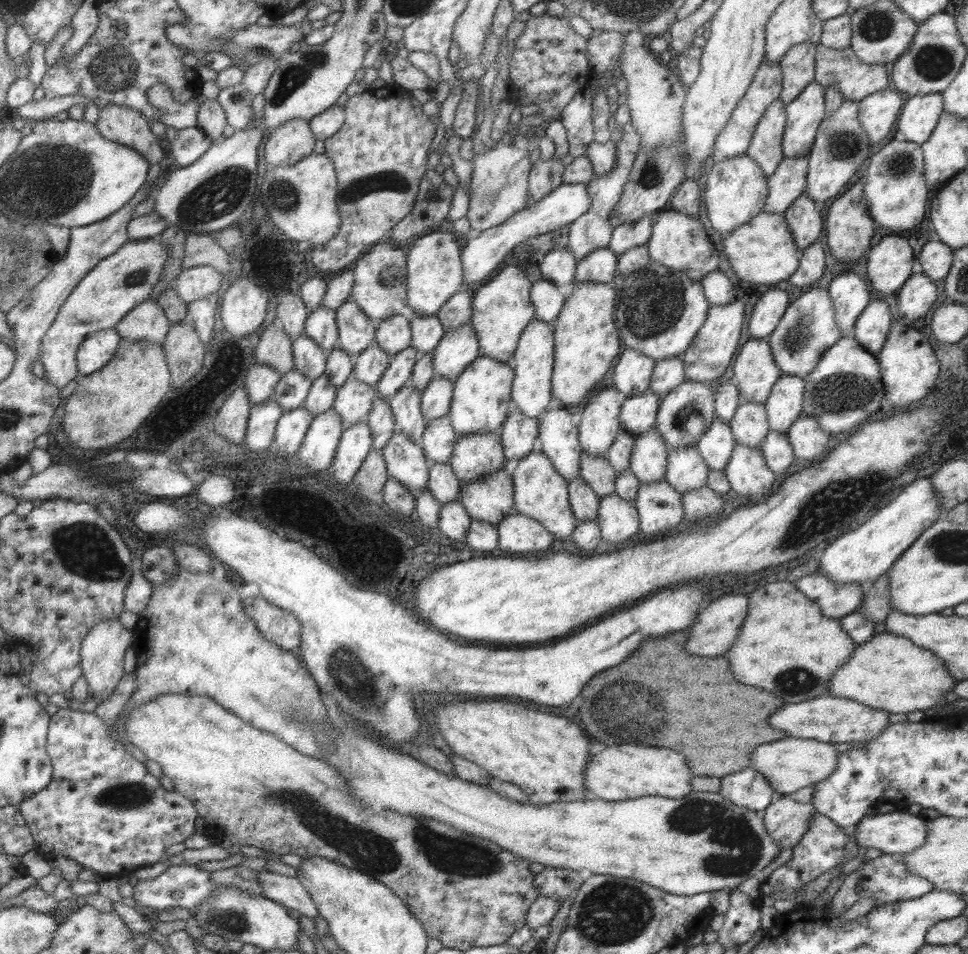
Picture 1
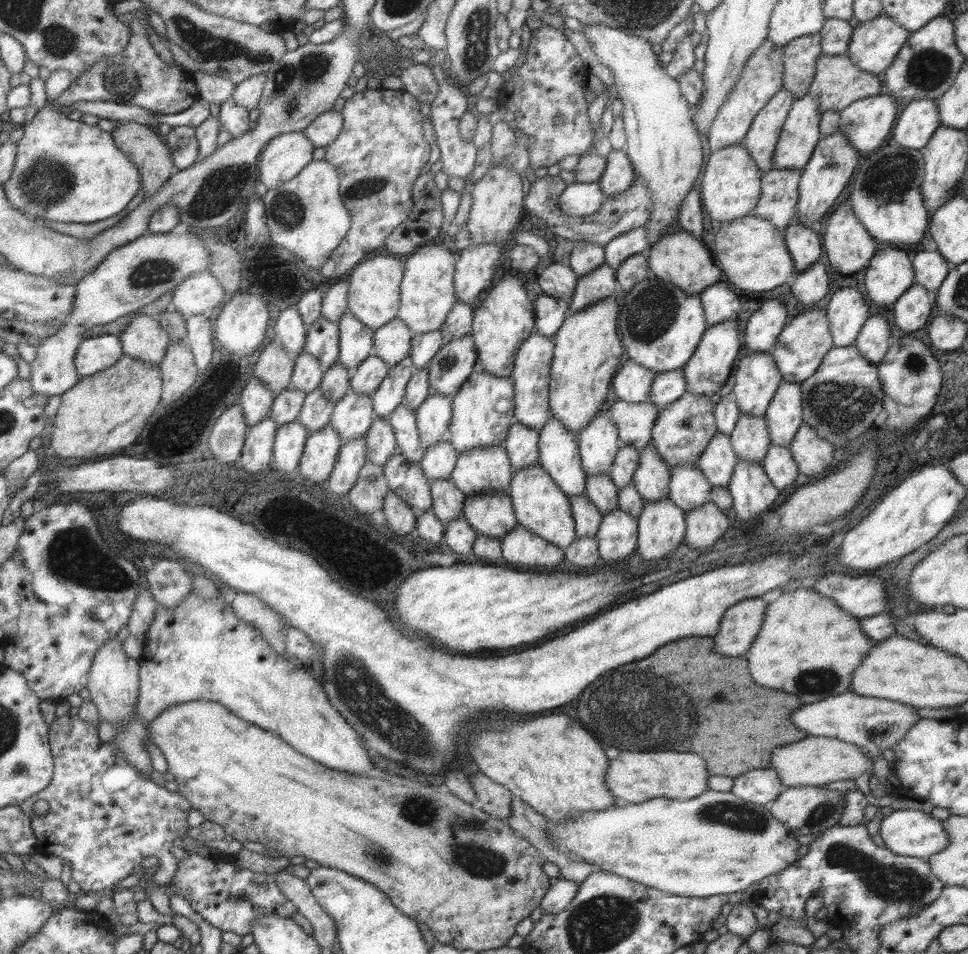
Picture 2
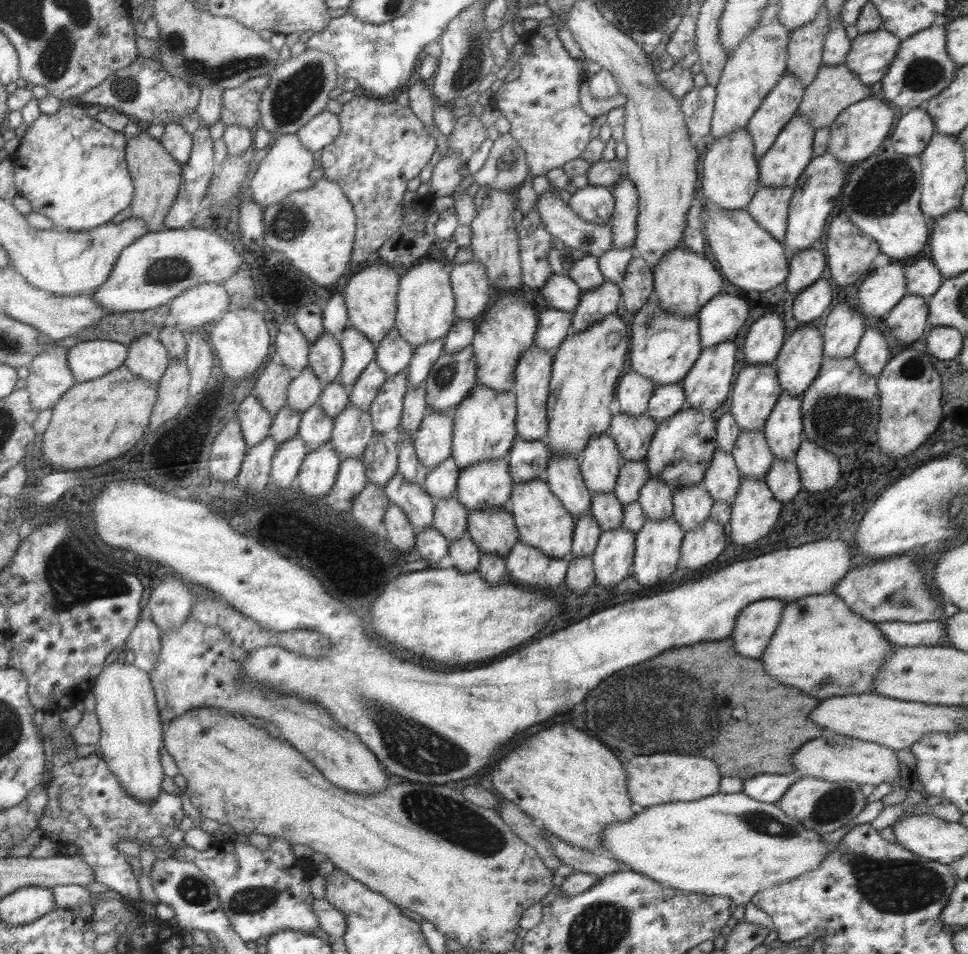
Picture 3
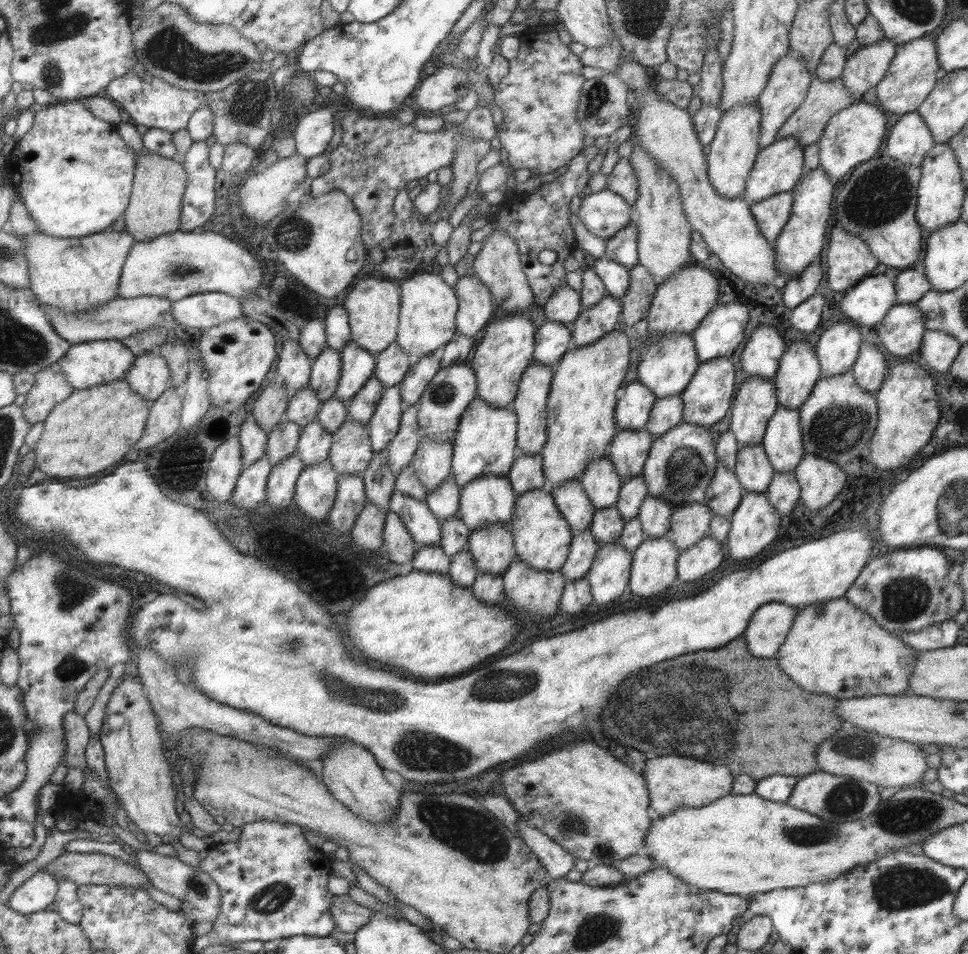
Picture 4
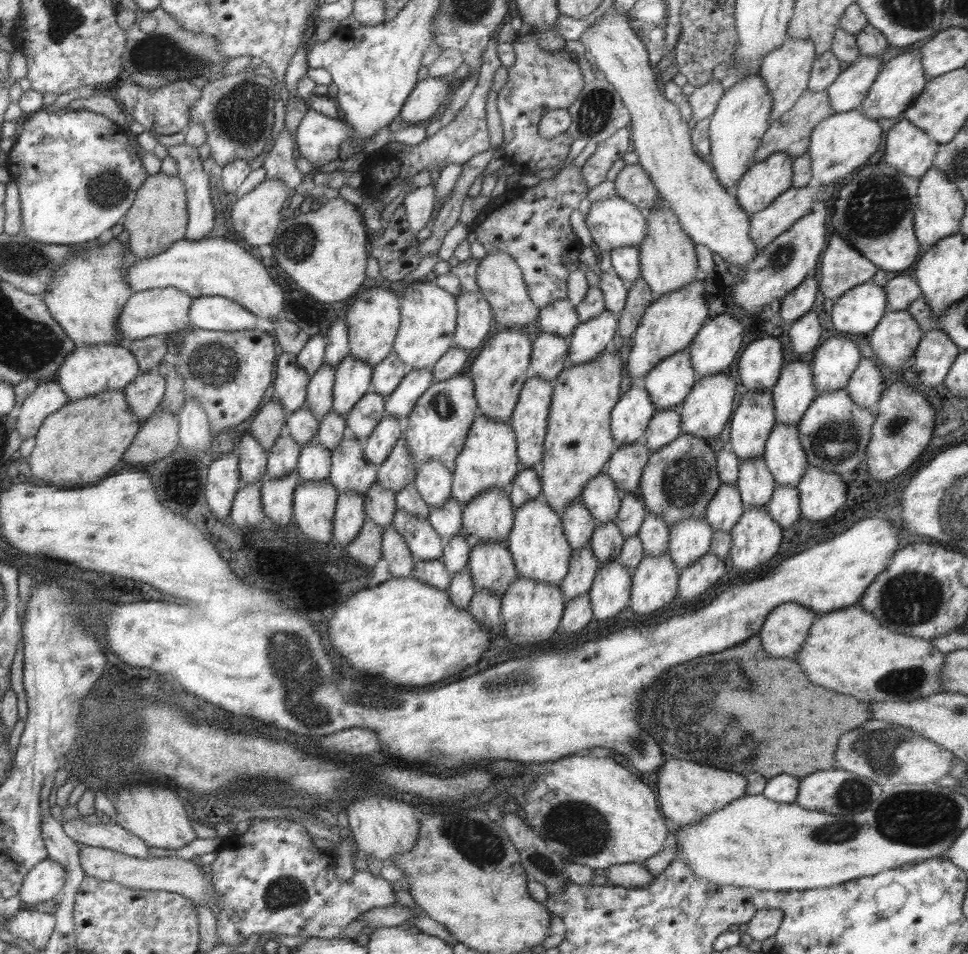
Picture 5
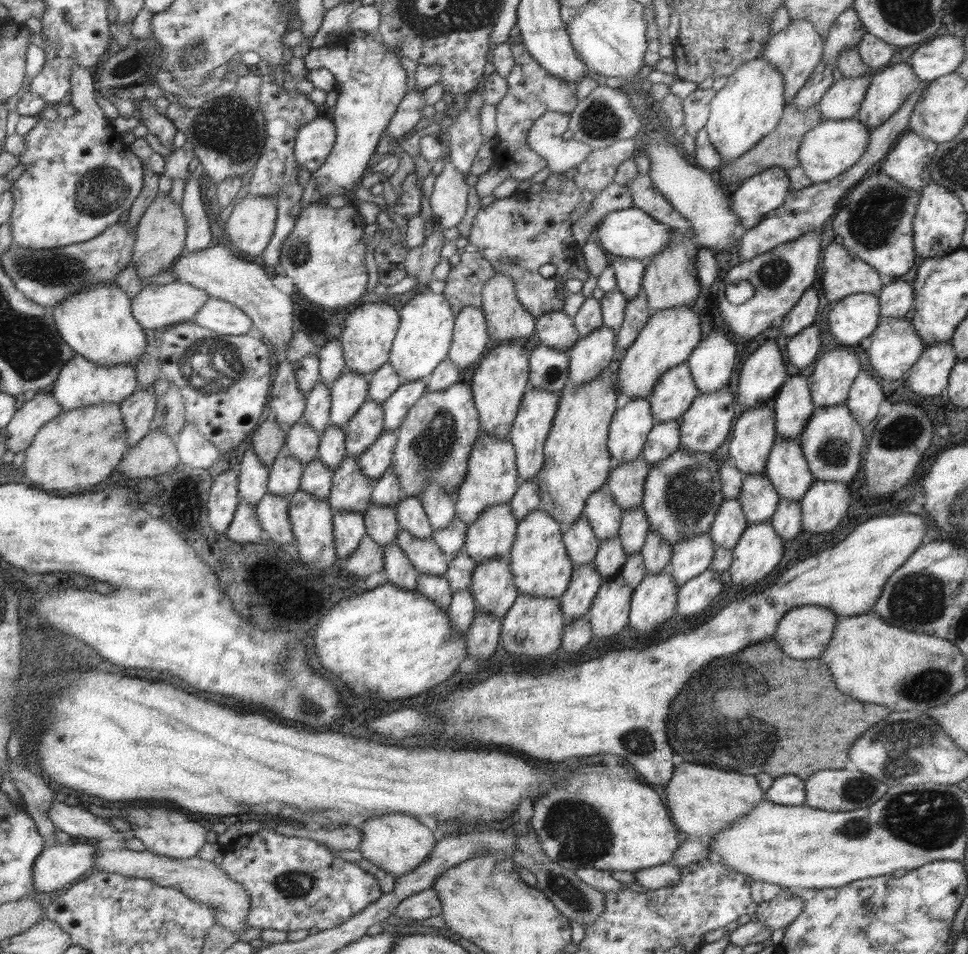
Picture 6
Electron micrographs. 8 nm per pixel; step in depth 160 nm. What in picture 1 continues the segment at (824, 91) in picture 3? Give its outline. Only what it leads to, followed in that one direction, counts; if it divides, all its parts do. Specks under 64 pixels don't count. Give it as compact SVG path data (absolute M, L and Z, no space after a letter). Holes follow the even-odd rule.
M817 43L814 54L814 82L824 86L836 86L845 100L859 101L868 94L889 88L889 78L883 65L861 62L853 51L847 49L833 50Z

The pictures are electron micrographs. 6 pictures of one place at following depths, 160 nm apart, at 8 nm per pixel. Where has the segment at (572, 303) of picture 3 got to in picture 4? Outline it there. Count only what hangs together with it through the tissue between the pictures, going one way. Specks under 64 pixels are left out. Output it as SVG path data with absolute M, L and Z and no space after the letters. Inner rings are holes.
M567 283L556 288L555 292L541 306L544 310L545 318L559 321L569 326L582 309L580 294Z

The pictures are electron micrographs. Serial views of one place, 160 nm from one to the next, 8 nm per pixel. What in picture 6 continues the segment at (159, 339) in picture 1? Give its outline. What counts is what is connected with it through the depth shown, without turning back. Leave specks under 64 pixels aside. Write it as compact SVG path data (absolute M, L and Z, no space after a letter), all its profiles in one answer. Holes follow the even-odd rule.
M138 387L119 404L124 427L126 428L128 448L132 447L152 427L156 407L153 389Z

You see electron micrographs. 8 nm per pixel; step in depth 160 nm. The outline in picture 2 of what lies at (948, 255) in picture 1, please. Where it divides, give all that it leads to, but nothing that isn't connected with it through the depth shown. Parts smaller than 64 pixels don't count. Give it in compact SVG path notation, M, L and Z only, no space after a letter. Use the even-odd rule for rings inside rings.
M935 250L917 252L915 256L911 256L911 261L914 282L923 286L927 292L935 294L946 277L949 264Z

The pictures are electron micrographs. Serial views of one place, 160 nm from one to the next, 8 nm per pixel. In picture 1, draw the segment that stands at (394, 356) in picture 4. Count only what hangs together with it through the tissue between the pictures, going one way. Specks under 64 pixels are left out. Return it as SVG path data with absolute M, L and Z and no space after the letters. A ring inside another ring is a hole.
M393 315L376 323L375 344L384 350L389 358L410 346L408 317Z

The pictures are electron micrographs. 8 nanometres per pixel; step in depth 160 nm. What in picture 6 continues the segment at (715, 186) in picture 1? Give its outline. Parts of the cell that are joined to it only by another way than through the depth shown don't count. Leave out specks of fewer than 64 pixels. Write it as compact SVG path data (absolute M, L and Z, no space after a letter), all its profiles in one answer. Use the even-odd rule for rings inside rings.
M756 56L753 60L739 64L723 87L713 95L704 129L719 155L719 166L737 160L775 128L786 105L783 87L783 77L775 71L773 64Z

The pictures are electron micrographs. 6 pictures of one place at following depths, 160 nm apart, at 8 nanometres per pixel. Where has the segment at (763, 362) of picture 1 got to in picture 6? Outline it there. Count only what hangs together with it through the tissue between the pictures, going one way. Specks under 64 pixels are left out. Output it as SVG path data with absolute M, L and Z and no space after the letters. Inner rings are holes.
M763 404L745 408L737 416L731 430L728 456L739 472L745 475L764 472L767 455L777 435L773 415L770 404Z

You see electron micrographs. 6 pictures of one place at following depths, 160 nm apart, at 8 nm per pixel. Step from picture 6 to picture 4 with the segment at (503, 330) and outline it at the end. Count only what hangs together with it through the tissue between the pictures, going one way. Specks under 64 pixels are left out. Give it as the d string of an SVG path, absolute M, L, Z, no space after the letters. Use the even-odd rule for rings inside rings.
M492 228L491 234L481 241L481 248L474 255L473 275L475 275L491 293L491 297L501 310L516 313L537 301L529 288L518 253L518 246L505 231Z

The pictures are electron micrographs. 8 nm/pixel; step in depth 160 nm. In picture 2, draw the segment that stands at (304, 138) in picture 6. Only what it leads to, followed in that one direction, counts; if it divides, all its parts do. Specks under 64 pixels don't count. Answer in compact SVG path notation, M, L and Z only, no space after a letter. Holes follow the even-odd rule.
M334 109L326 110L312 120L302 131L314 148L327 147L342 129L342 114Z

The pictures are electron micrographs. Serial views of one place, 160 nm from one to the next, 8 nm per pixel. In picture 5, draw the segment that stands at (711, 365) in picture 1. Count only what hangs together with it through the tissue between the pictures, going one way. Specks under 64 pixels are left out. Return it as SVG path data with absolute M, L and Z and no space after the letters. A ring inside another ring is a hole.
M715 373L700 377L687 392L683 402L679 404L680 427L683 433L710 440L721 432L725 422L732 415L733 396L735 396L735 381L727 373Z

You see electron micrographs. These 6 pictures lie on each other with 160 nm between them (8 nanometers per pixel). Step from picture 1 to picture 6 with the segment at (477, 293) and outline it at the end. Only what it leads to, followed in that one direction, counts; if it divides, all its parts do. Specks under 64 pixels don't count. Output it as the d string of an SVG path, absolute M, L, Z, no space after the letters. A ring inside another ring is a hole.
M503 342L485 353L472 370L470 389L480 428L494 437L507 439L528 383L528 356L522 342Z

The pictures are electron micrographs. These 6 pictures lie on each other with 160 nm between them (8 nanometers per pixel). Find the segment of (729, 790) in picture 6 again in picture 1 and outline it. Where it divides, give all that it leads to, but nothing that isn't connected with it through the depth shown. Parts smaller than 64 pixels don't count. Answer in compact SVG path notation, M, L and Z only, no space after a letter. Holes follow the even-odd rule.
M611 744L599 754L593 754L584 766L583 789L590 797L609 802L642 796L681 798L691 791L691 772L687 770L683 756L669 748L637 746L637 744Z

